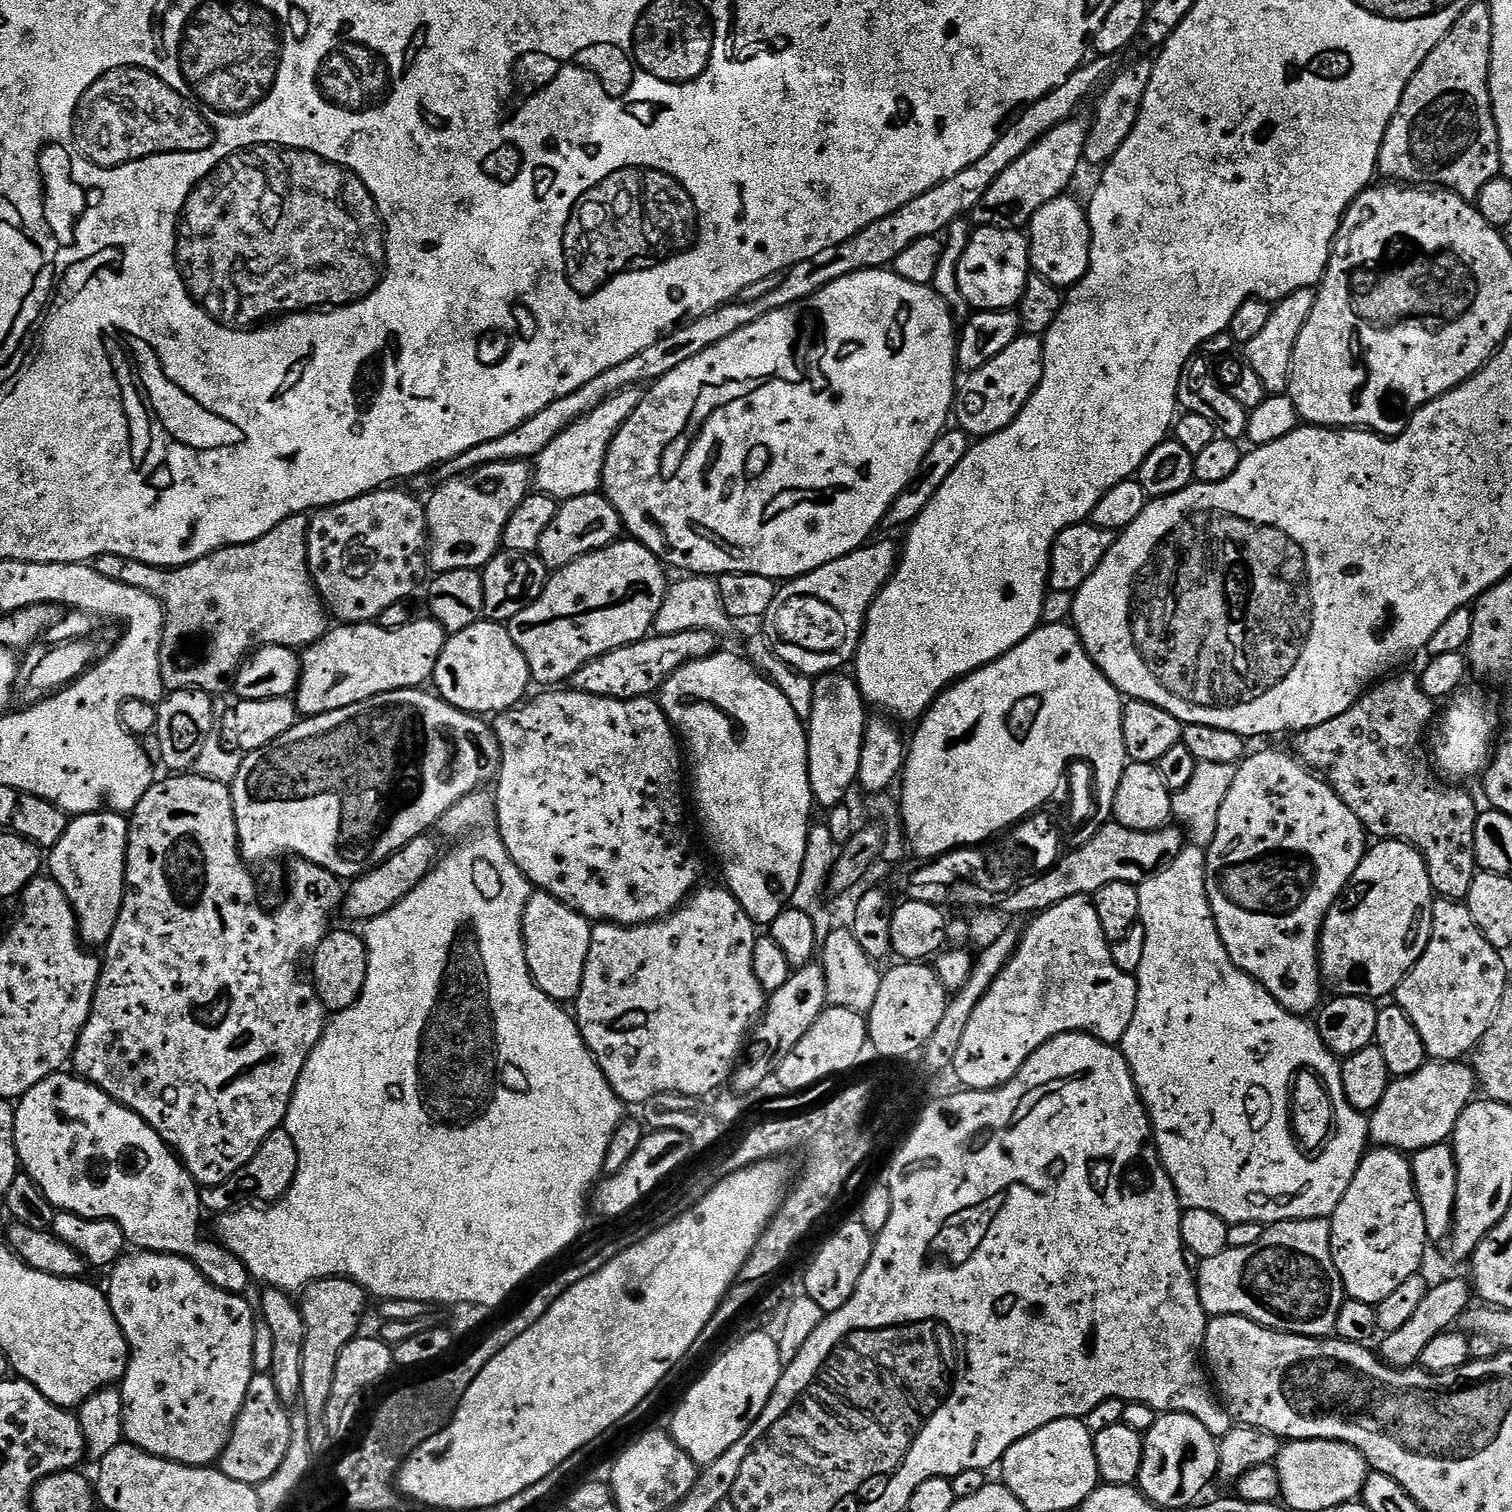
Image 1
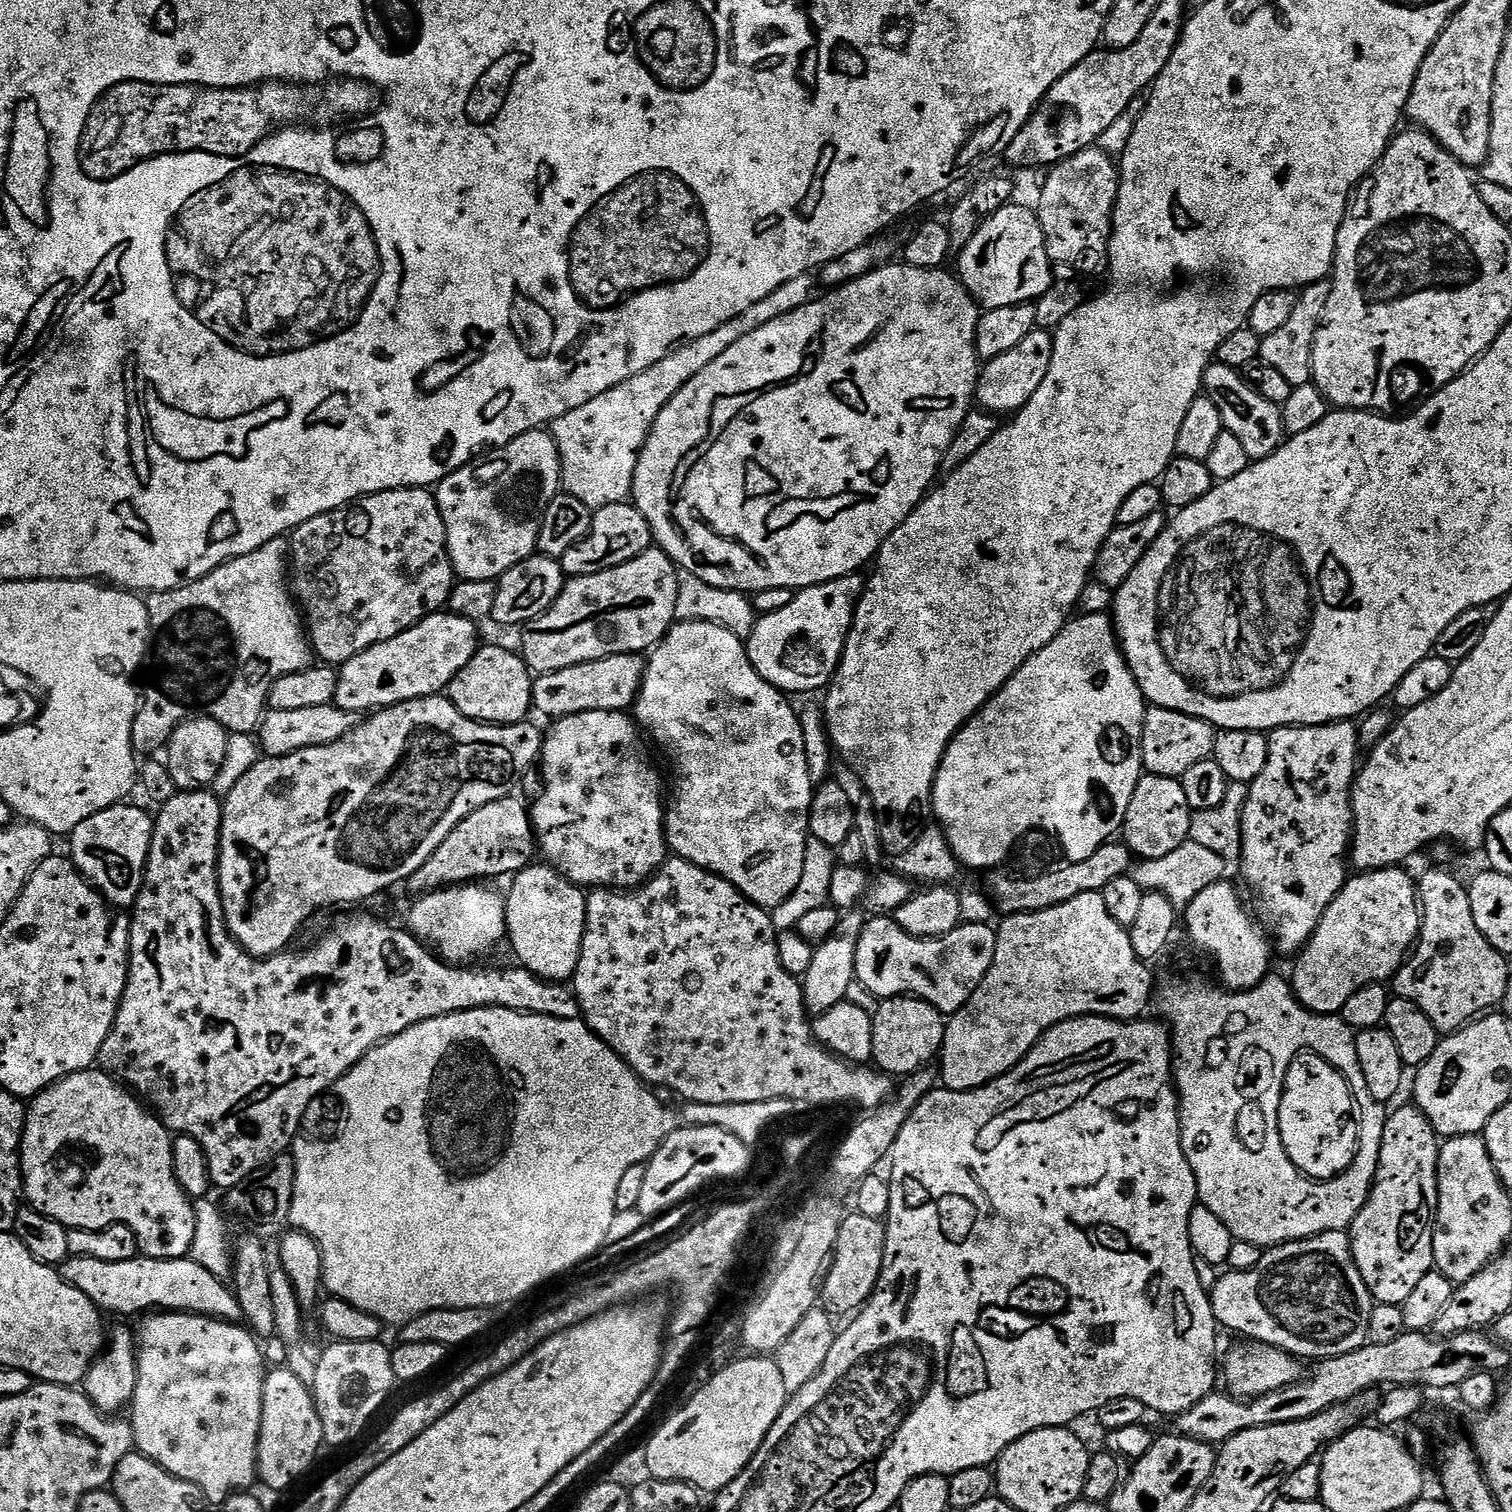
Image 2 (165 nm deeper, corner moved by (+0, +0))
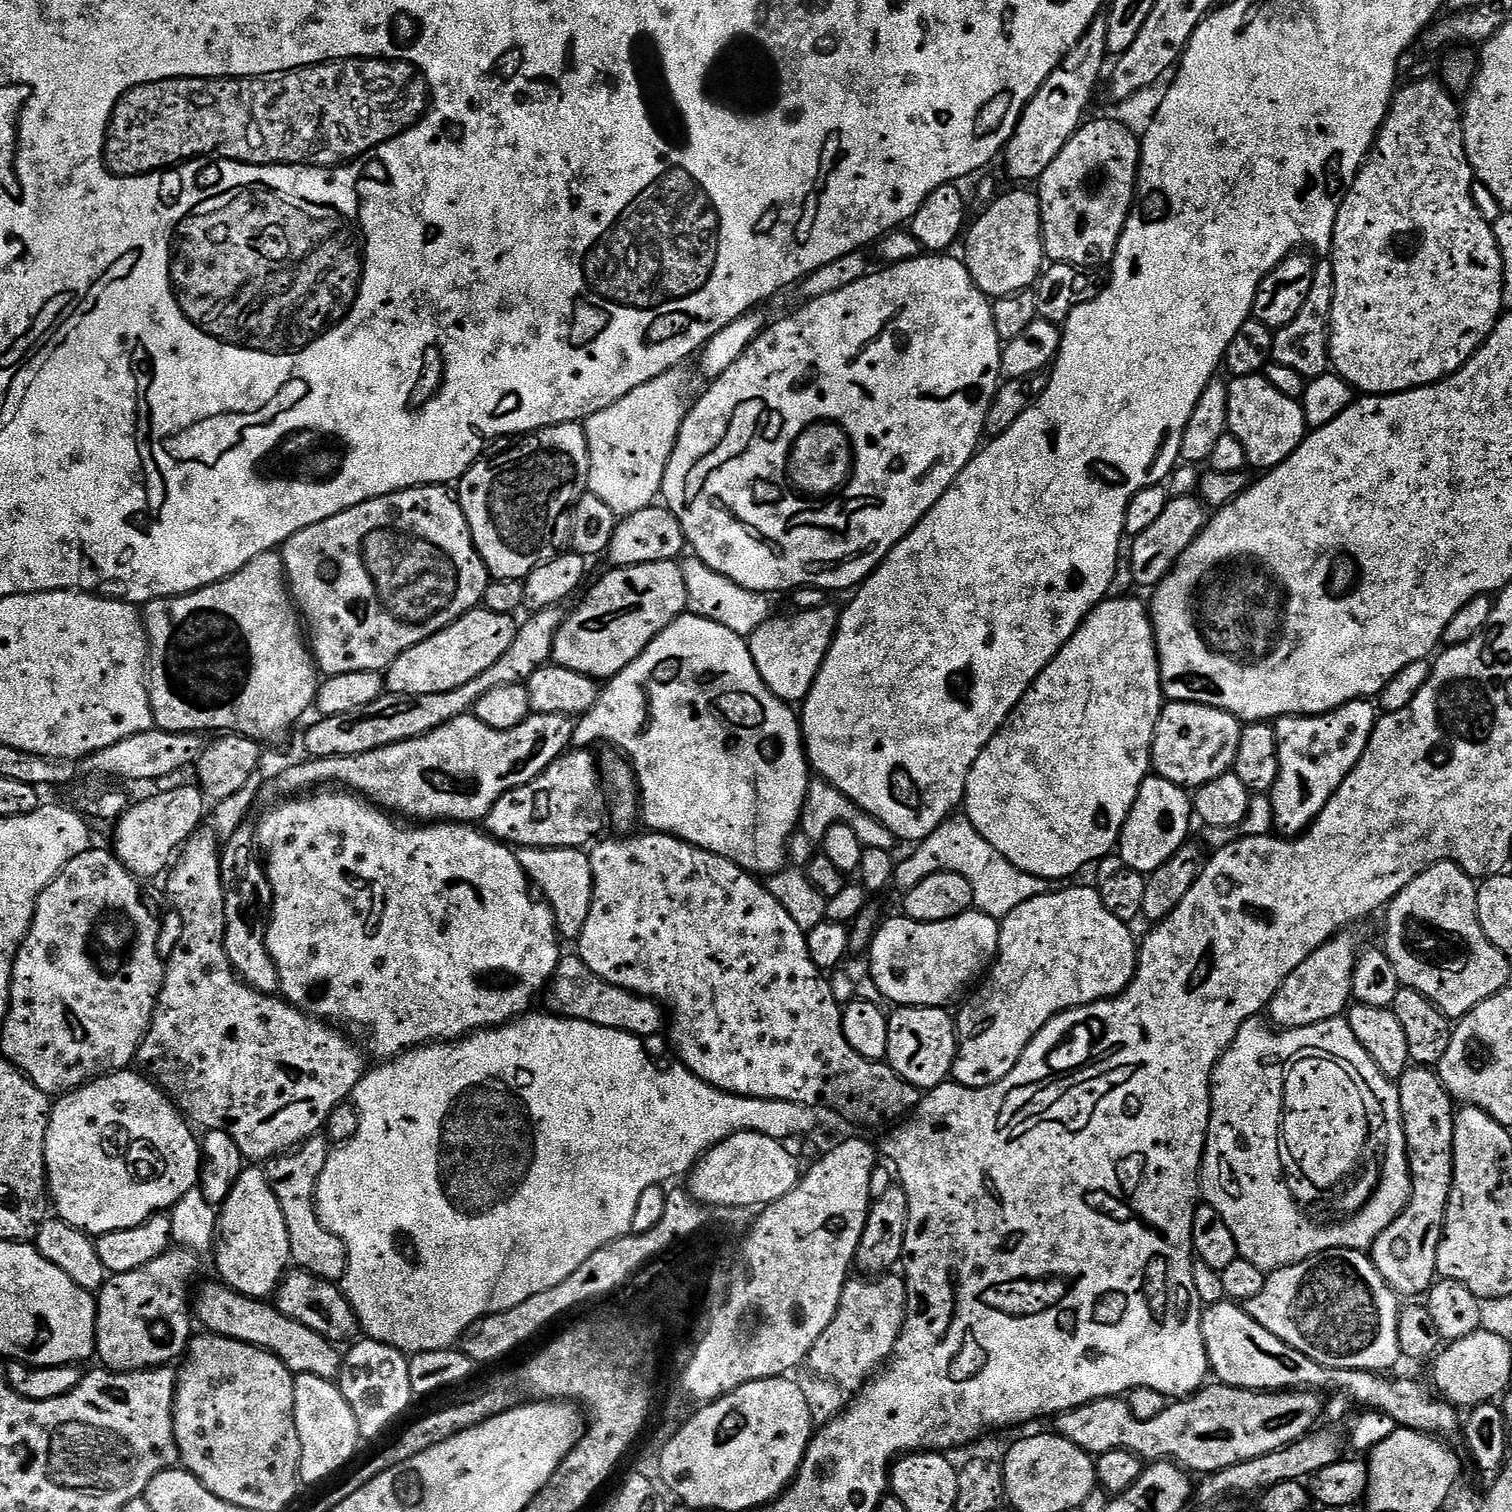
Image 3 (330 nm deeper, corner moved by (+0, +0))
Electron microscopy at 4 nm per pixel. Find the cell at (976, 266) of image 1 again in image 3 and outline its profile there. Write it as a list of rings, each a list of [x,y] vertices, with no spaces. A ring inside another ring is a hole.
[[[1008,192],[1005,196],[999,196],[985,207],[989,208],[977,218],[976,225],[967,229],[963,241],[962,259],[976,285],[989,298],[1014,296],[1017,292],[1031,289],[1040,279],[1046,264],[1037,193]]]

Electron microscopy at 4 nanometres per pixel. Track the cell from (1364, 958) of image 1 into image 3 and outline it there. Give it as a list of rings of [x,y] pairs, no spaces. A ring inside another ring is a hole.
[[[1345,930],[1333,936],[1318,950],[1314,950],[1314,954],[1310,954],[1310,958],[1306,958],[1306,962],[1302,962],[1302,966],[1298,966],[1298,970],[1294,970],[1294,974],[1286,978],[1286,982],[1282,982],[1282,986],[1276,991],[1275,998],[1269,1002],[1266,1009],[1267,1019],[1277,1029],[1314,1026],[1323,1020],[1334,1020],[1349,1007],[1352,1000],[1352,972],[1356,969],[1358,959],[1358,947],[1356,948],[1356,940],[1351,936],[1352,934],[1351,931]]]

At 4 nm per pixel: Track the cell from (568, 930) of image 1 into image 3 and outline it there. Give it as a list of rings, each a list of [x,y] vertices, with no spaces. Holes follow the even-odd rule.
[[[521,848],[516,857],[529,881],[552,909],[557,933],[565,941],[579,941],[592,901],[592,861],[589,853],[579,848]]]

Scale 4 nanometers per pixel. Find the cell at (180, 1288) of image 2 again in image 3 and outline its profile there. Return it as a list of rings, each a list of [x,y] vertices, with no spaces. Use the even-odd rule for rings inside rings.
[[[223,1282],[208,1284],[194,1300],[194,1316],[205,1324],[213,1336],[225,1336],[269,1352],[279,1358],[293,1374],[314,1374],[335,1381],[340,1374],[342,1352],[333,1341],[322,1338],[310,1326],[294,1322],[286,1314],[263,1299],[244,1296]]]

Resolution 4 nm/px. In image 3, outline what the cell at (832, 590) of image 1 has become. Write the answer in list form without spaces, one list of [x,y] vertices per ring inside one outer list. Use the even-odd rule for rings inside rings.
[[[831,606],[823,608],[809,608],[795,613],[797,616],[788,616],[785,620],[770,618],[754,634],[747,637],[748,649],[754,658],[754,666],[758,666],[758,674],[763,678],[764,685],[777,696],[779,700],[785,702],[802,702],[808,696],[808,691],[812,688],[814,678],[826,658],[826,654],[832,645],[832,639],[836,637],[836,625],[838,623],[837,609]]]

